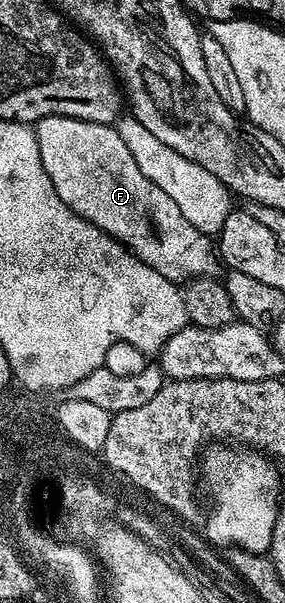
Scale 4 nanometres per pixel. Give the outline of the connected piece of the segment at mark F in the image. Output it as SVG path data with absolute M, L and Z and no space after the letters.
M50 116L35 123L34 129L42 168L46 176L50 176L50 184L54 184L54 192L62 204L66 204L66 208L111 236L166 280L183 284L189 278L207 278L217 273L218 250L213 239L198 232L198 228L194 228L194 224L190 224L190 220L178 212L178 204L174 204L174 200L170 200L170 196L166 196L166 192L154 184L154 180L142 176L142 168L138 168L138 163L130 156L130 148L115 125L99 126L97 122L87 122L81 118Z

